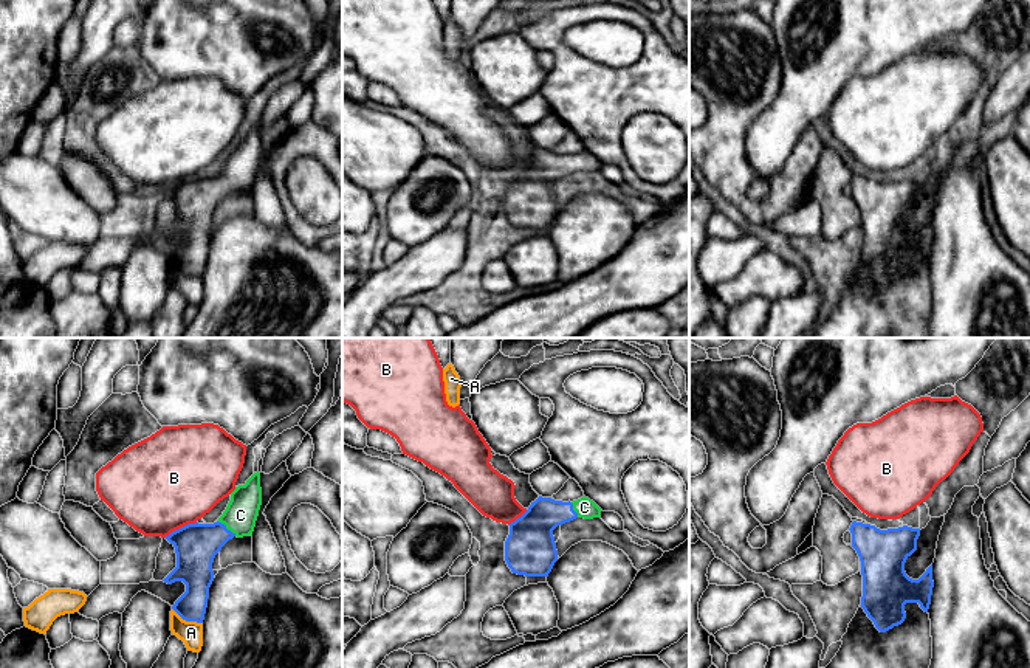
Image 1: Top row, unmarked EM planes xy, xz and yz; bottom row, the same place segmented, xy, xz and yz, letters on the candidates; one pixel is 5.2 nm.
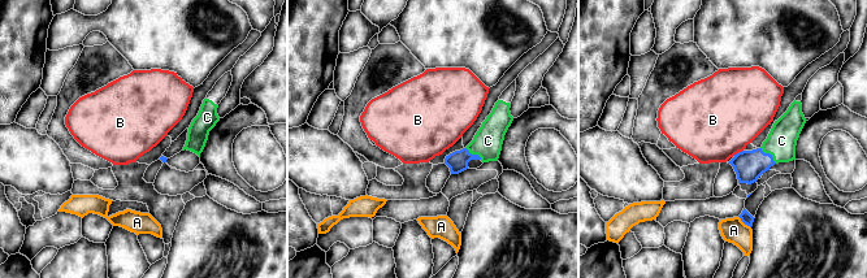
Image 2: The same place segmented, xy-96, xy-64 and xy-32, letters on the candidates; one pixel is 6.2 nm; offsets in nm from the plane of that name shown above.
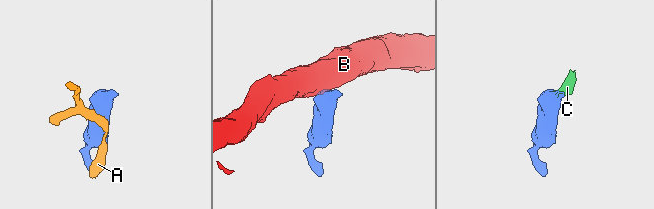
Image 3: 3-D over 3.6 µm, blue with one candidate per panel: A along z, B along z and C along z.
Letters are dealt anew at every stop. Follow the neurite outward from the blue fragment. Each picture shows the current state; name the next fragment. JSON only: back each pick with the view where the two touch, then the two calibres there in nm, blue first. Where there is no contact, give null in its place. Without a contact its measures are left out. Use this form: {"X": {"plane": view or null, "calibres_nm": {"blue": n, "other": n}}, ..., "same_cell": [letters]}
{"C": {"plane": "xy", "calibres_nm": {"blue": 220, "other": 170}}, "same_cell": ["C"]}

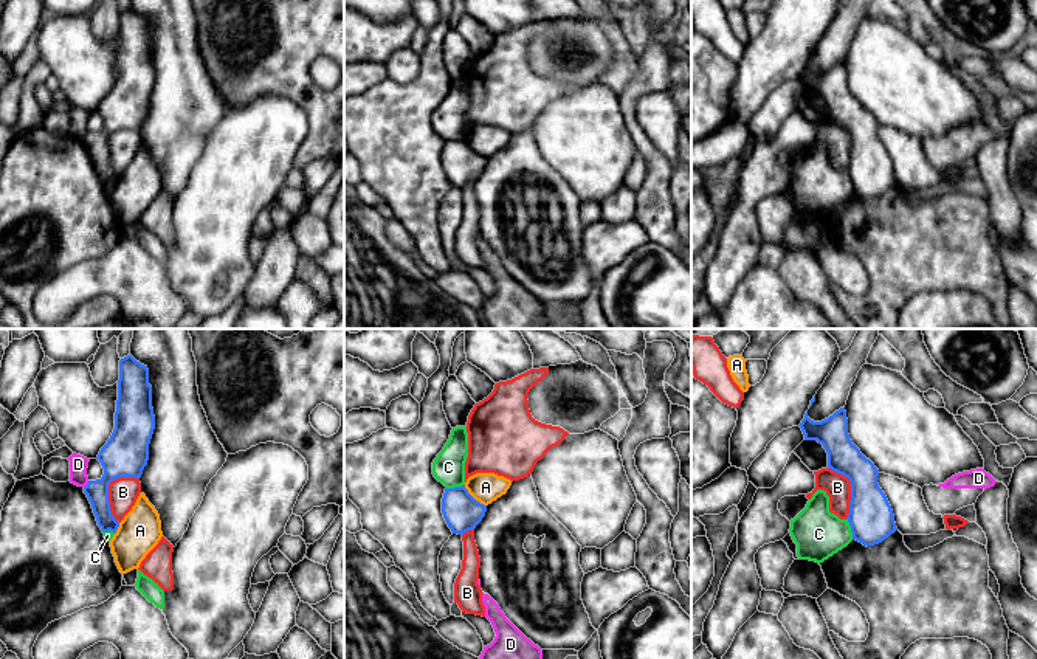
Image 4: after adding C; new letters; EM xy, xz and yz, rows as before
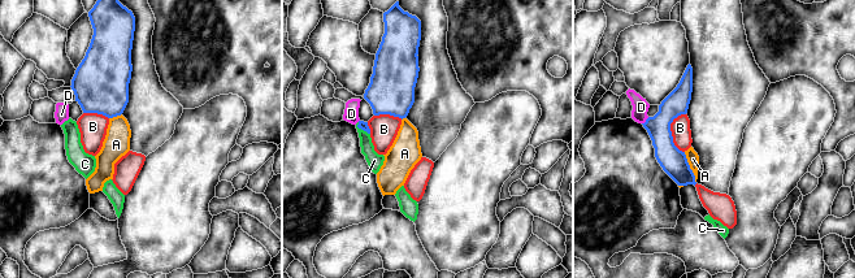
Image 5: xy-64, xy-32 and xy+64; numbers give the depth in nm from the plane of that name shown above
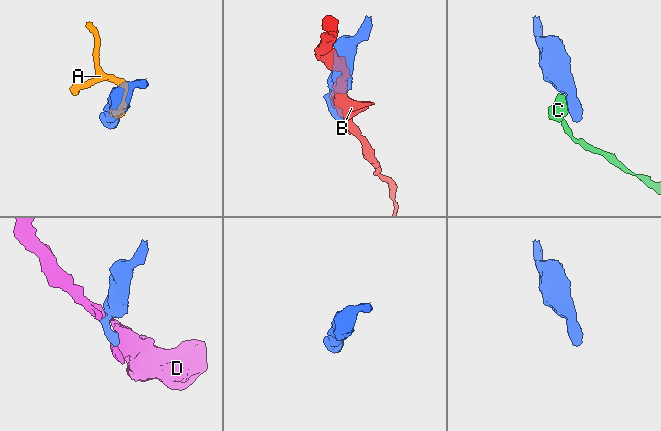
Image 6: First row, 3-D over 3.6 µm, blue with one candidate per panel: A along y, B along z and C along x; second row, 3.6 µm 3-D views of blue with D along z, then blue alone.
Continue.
{"same_cell": []}

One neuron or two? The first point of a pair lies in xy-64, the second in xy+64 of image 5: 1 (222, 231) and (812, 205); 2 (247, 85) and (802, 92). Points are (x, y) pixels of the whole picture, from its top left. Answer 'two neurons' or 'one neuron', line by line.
1: one neuron
2: two neurons

